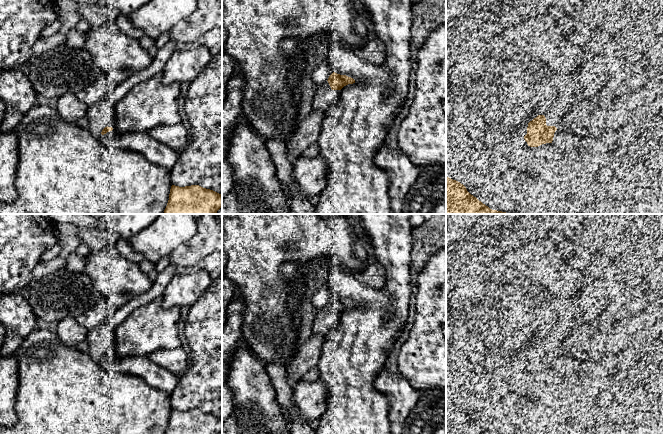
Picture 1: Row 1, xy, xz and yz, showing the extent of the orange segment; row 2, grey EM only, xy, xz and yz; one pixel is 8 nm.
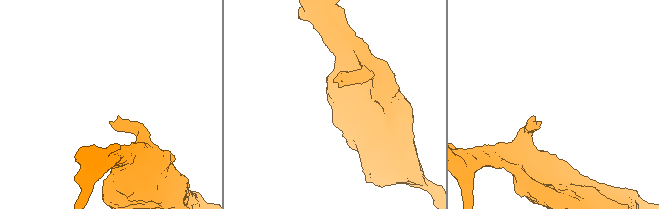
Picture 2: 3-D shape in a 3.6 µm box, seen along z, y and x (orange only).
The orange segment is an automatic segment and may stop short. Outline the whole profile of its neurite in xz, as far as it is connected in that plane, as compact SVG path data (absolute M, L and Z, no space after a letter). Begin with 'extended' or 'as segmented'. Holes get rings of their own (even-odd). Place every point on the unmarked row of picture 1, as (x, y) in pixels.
extended | M333 296L325 307L317 310L311 327L312 333L327 336L339 326L341 313L353 307L353 302Z

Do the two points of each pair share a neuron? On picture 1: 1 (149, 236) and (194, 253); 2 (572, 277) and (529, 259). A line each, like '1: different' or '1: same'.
1: different
2: same

